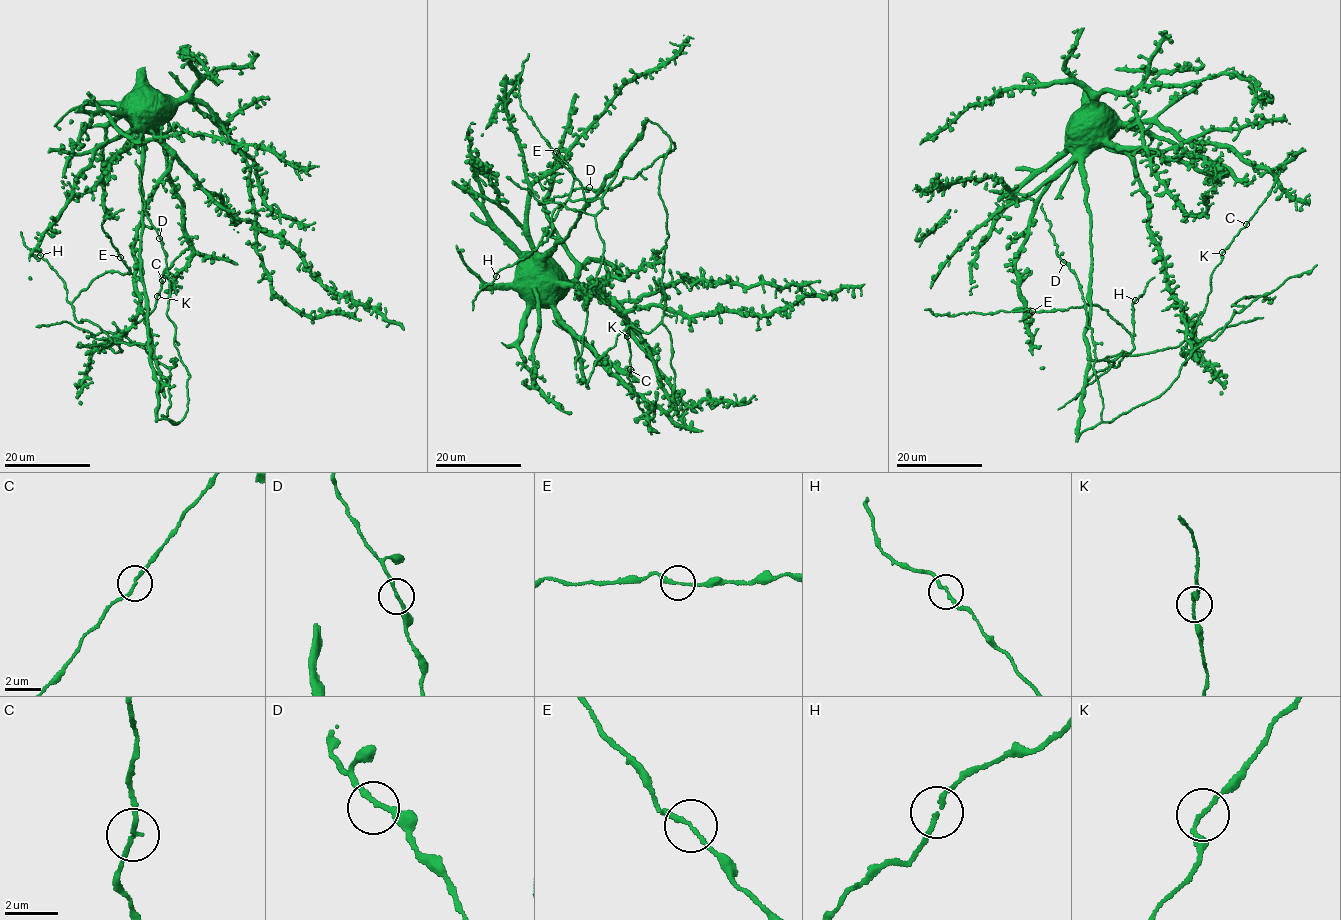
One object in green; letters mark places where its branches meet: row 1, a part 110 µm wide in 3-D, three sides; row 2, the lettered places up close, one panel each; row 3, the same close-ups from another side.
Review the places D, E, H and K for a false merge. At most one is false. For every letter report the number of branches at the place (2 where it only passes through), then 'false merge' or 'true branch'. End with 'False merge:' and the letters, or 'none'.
D: 2 branches meet; true branch
E: 2 branches meet; true branch
H: 2 branches meet; true branch
K: 2 branches meet; true branch
False merge: none

